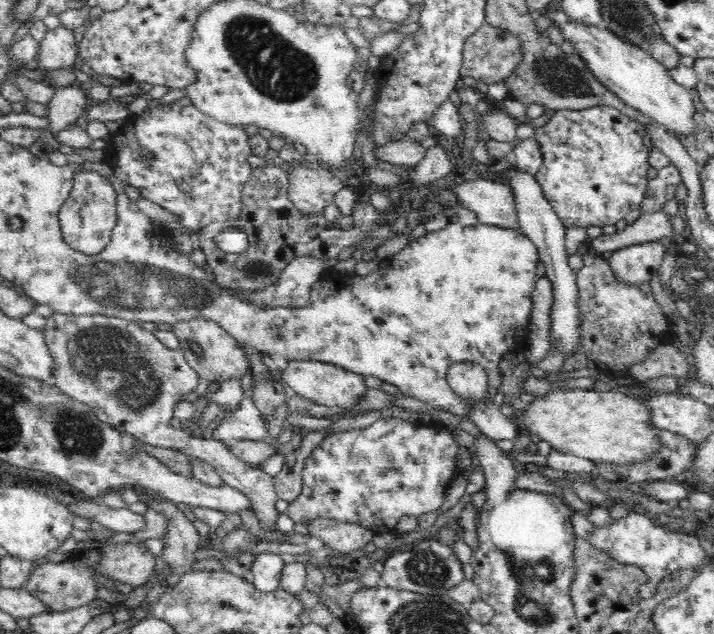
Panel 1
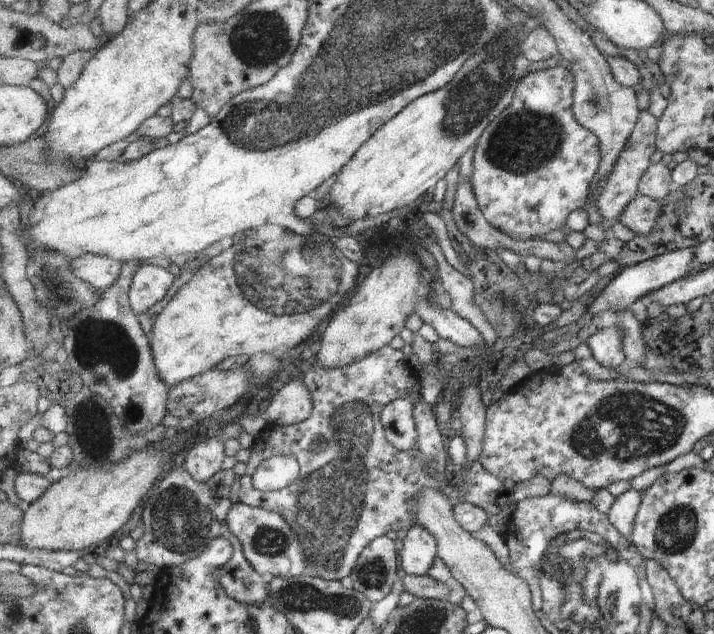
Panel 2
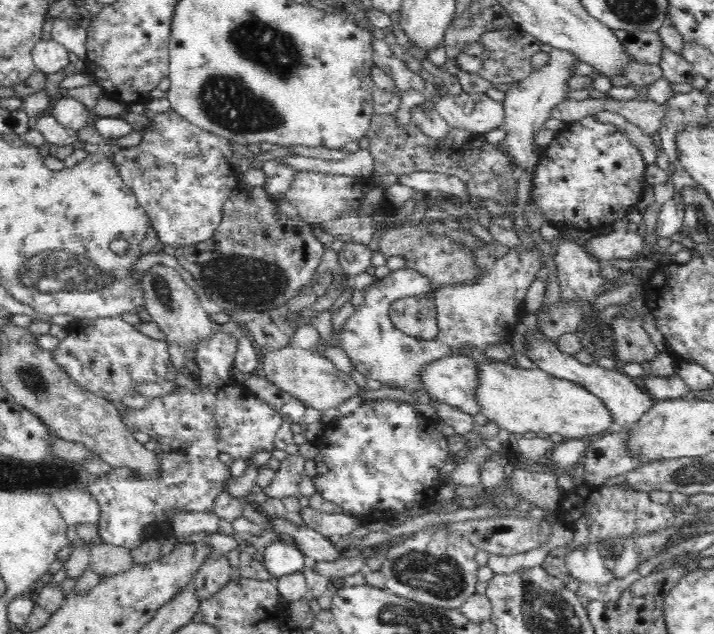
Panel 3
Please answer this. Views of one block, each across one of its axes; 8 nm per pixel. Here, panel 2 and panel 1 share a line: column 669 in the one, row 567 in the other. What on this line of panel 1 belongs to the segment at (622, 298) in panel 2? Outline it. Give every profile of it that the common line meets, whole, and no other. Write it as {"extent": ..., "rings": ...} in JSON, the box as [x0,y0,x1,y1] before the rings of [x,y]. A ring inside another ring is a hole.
{"extent":[251,553,284,592],"rings":[[[263,553],[255,555],[251,566],[252,584],[262,592],[276,592],[280,589],[281,572],[284,562],[279,554]]]}

